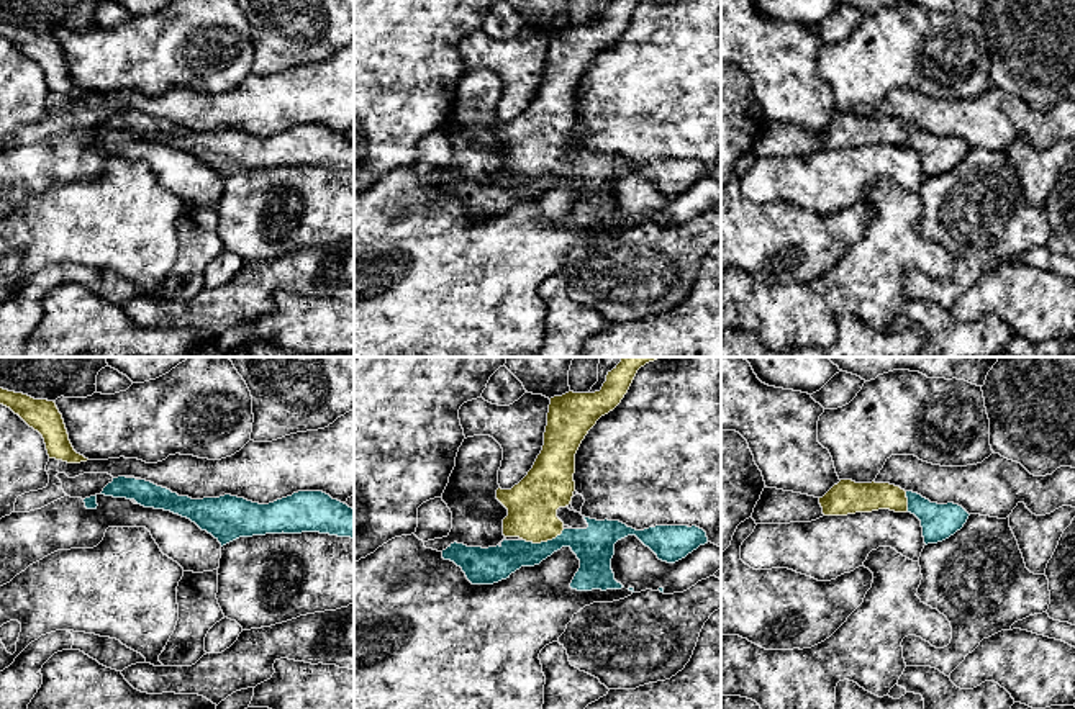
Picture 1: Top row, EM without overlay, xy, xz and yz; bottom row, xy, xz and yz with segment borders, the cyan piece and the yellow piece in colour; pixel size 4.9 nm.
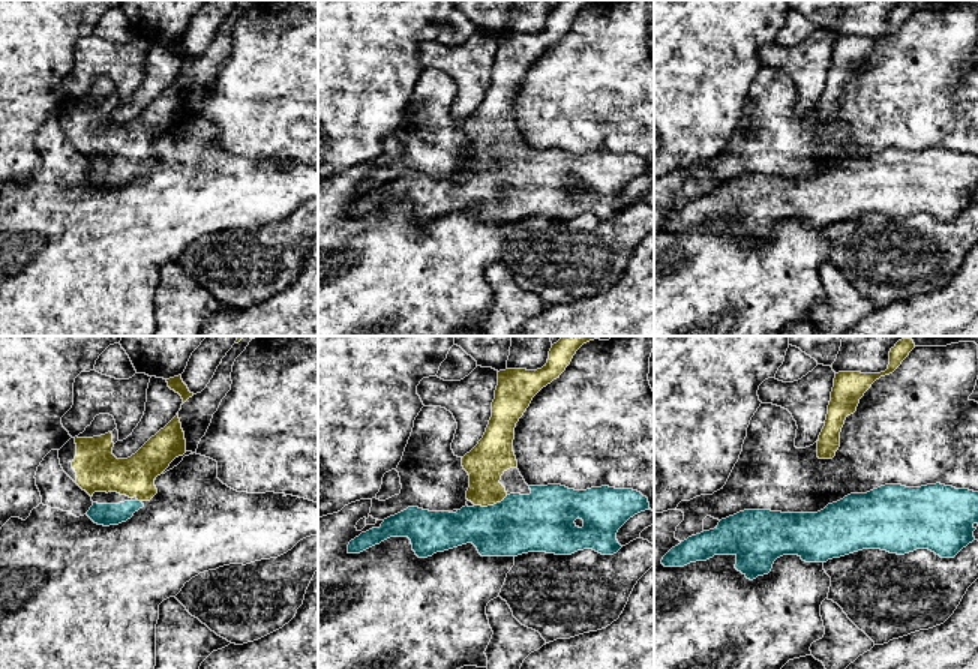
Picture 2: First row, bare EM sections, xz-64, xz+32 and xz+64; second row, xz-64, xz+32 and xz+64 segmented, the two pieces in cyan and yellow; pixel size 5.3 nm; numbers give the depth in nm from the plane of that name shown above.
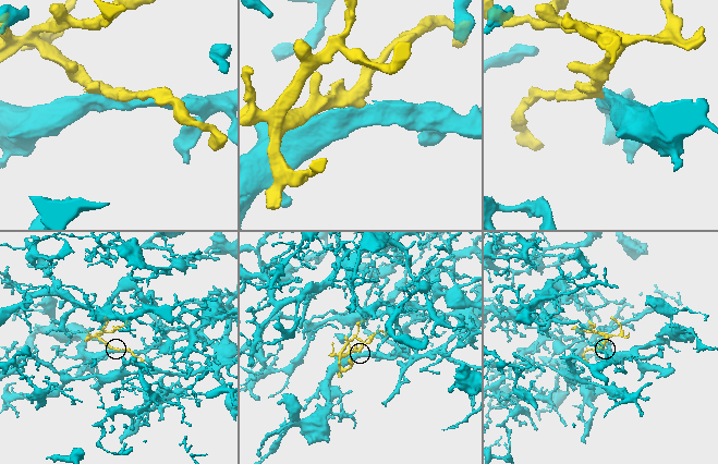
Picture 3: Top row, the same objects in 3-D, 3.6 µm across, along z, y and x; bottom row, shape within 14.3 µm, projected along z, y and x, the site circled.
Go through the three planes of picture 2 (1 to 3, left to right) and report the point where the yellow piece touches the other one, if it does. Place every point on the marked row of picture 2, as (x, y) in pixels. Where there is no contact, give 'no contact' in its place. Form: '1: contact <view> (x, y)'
1: no contact
2: contact xz+32 (491, 506)
3: no contact

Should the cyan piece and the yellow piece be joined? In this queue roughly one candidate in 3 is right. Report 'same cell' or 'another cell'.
same cell

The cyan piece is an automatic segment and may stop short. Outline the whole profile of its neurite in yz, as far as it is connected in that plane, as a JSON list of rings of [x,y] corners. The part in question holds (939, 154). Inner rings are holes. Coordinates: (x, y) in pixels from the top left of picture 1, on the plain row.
[[[841,113],[819,131],[824,149],[847,149],[890,142],[911,146],[921,154],[924,177],[937,177],[964,160],[968,146],[954,136],[937,138],[918,126],[905,124],[890,116],[855,116]]]

